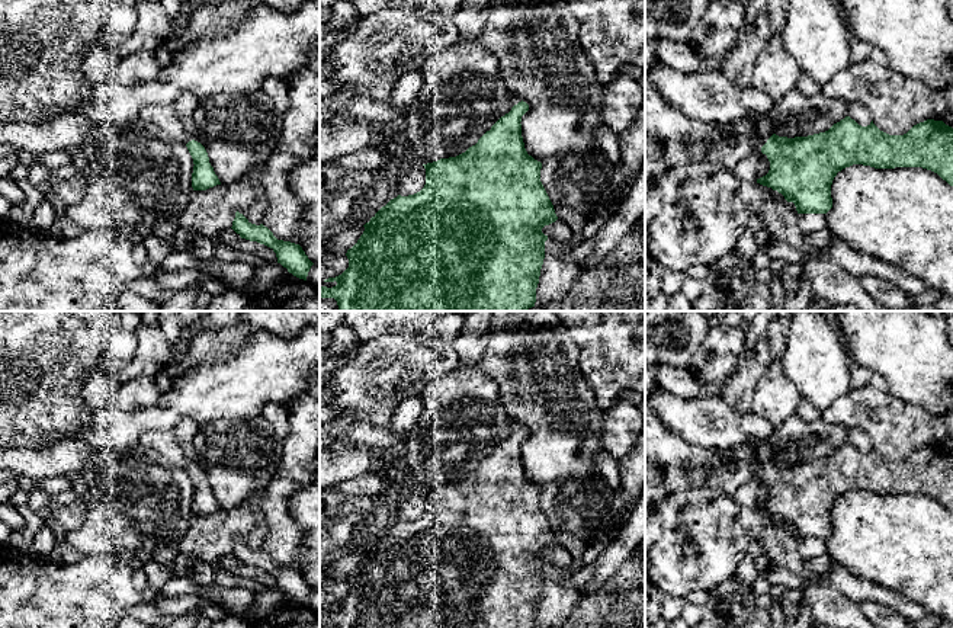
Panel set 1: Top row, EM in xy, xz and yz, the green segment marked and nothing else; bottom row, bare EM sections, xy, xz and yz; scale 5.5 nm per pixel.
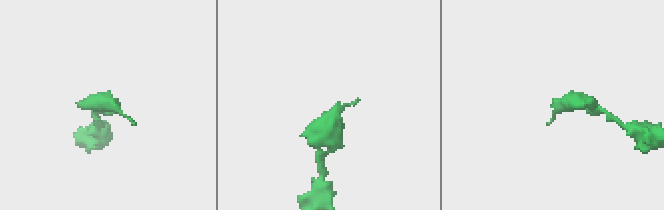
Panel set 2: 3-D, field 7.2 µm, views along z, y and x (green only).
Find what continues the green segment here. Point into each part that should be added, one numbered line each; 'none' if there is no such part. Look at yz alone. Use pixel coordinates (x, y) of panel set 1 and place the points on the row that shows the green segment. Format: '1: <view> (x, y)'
1: yz (709, 96)

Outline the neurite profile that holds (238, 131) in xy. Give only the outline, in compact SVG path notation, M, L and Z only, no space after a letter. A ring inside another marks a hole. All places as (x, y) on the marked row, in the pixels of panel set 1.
M257 89L253 93L218 94L199 100L193 113L198 128L196 140L209 157L222 185L235 185L253 166L267 163L279 142L283 113L275 108L269 96Z

